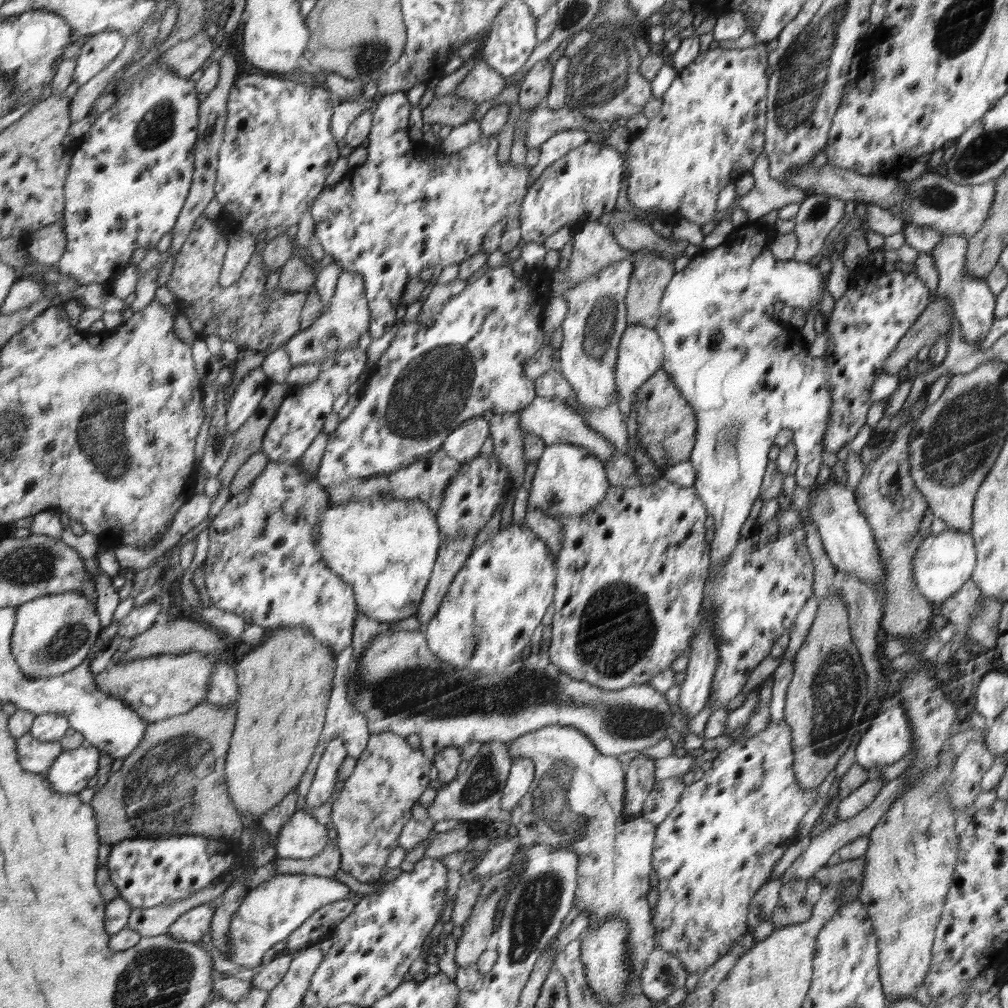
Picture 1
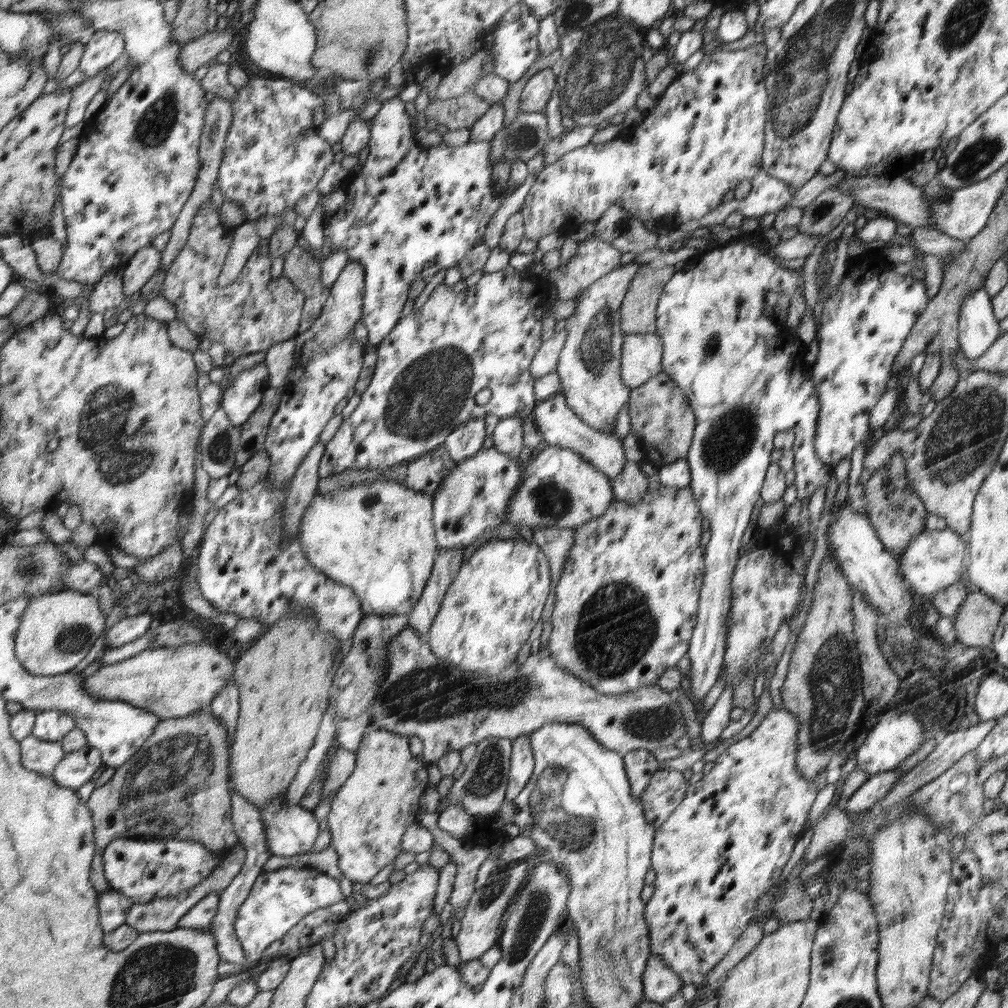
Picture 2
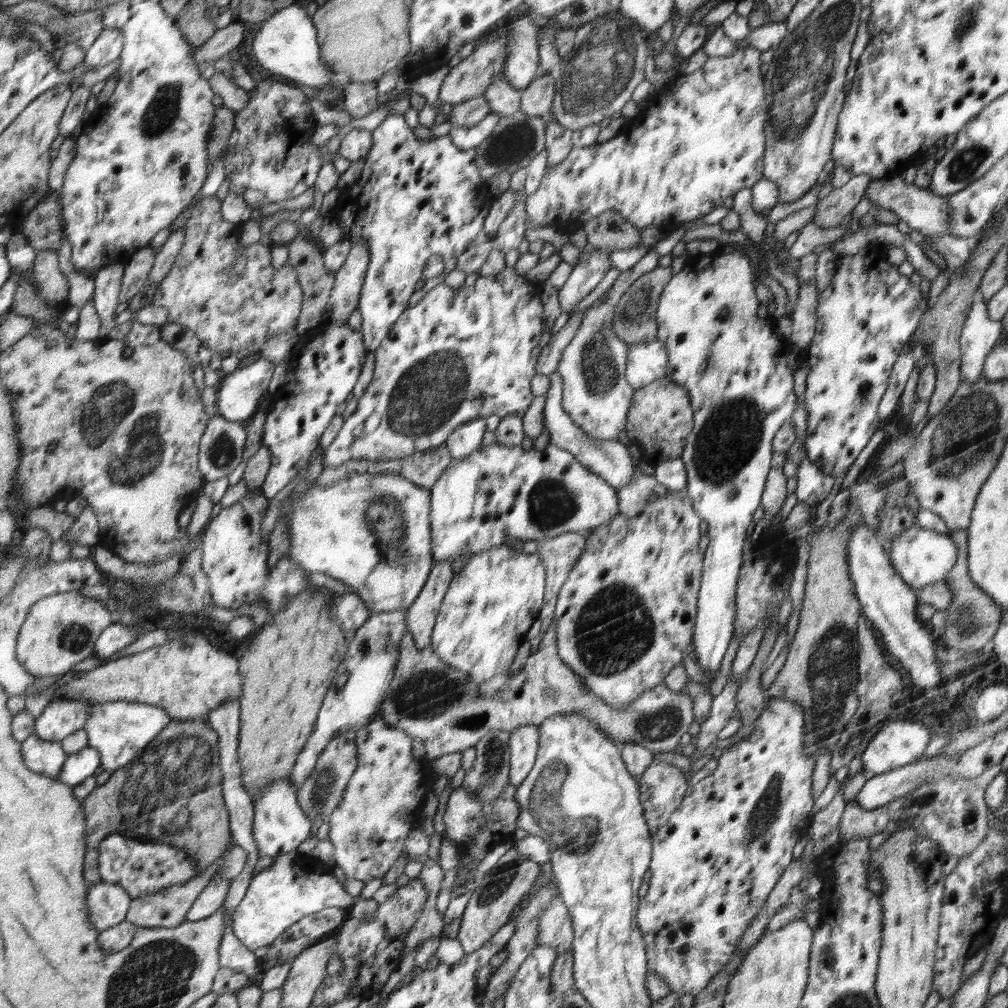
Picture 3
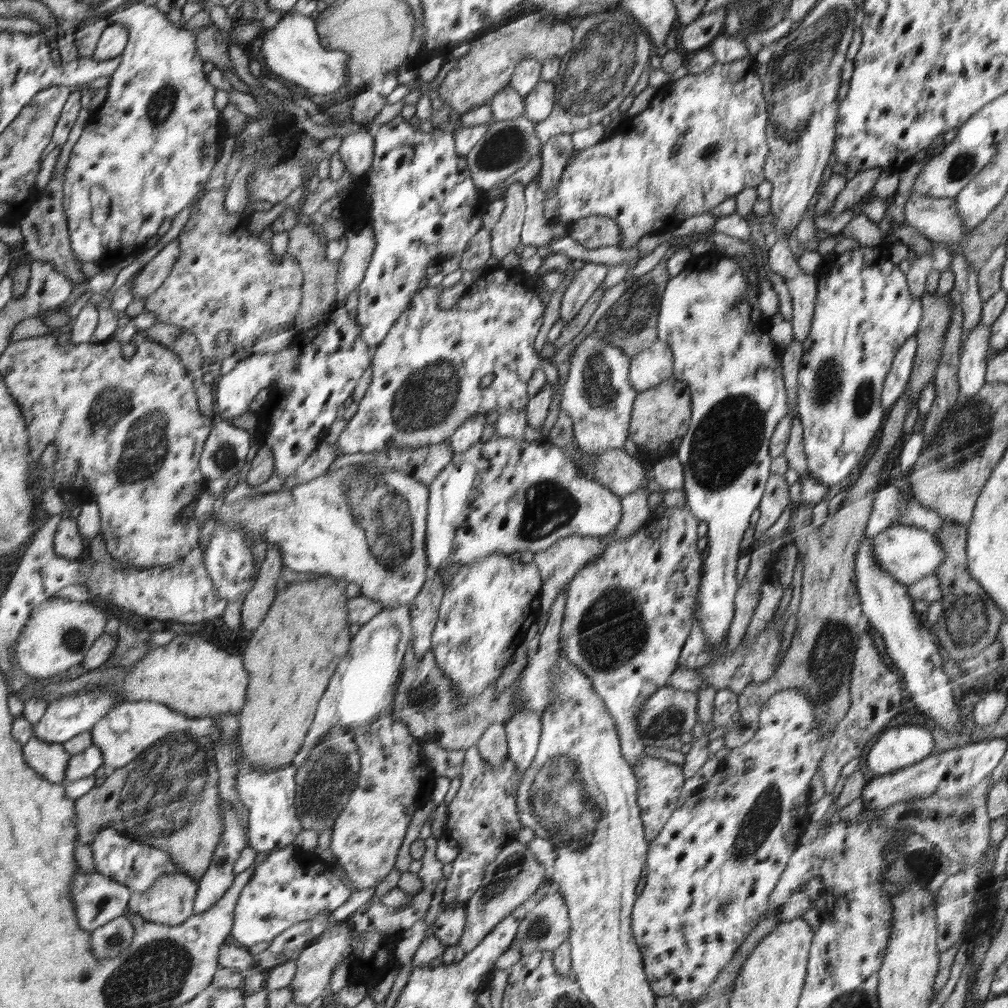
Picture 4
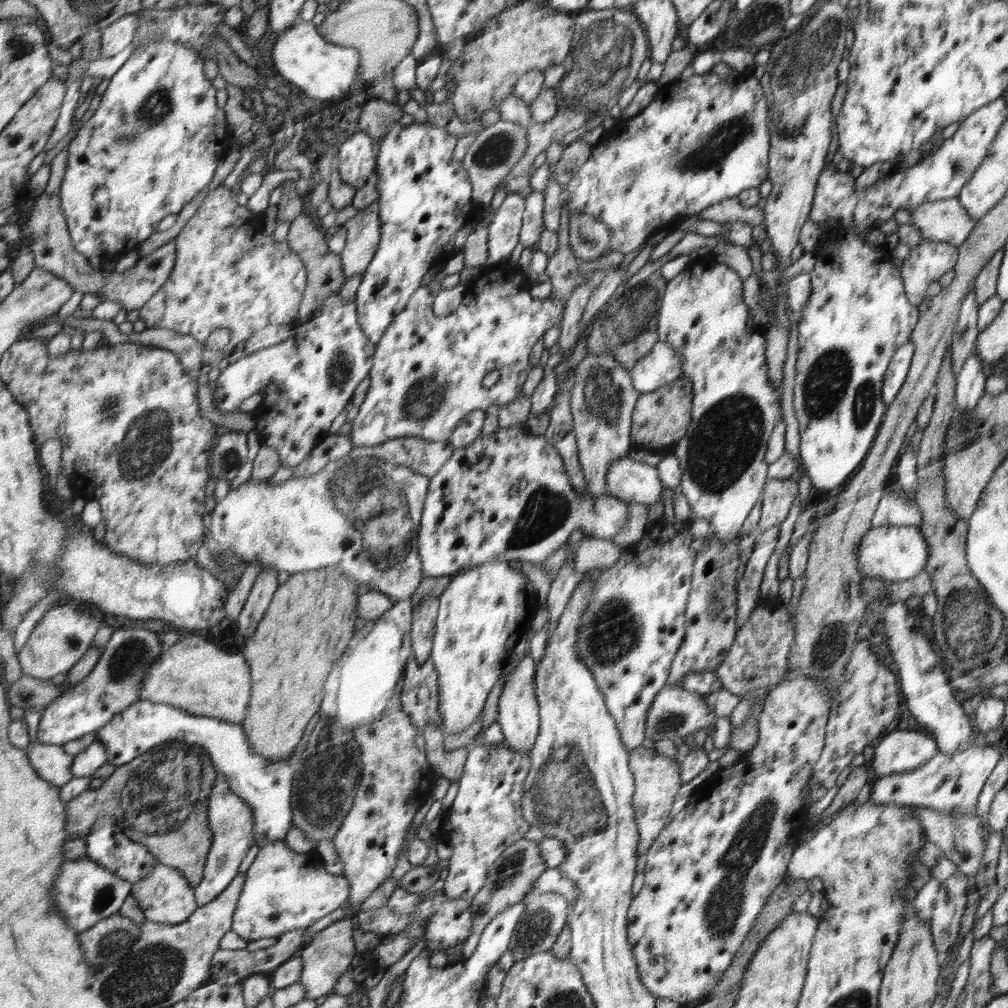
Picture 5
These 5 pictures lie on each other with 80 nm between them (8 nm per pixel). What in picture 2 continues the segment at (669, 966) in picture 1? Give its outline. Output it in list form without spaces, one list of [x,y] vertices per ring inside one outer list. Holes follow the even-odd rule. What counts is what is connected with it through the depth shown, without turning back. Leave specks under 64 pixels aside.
[[[658,955],[649,957],[644,974],[644,997],[655,1003],[665,1003],[681,990],[678,975]]]

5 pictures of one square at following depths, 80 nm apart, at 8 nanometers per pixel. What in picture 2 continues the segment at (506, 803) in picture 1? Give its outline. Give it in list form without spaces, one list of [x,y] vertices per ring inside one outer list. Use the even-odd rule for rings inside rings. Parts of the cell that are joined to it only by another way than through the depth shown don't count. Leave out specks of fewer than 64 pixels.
[[[529,735],[517,736],[511,743],[509,781],[505,792],[505,800],[511,803],[529,783],[533,776],[533,768],[536,766]]]

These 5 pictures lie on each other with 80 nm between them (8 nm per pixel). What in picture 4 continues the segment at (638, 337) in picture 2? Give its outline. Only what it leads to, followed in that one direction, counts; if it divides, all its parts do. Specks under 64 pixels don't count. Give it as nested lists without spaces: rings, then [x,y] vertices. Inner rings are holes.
[[[659,341],[631,358],[629,380],[639,394],[673,377],[673,351]]]

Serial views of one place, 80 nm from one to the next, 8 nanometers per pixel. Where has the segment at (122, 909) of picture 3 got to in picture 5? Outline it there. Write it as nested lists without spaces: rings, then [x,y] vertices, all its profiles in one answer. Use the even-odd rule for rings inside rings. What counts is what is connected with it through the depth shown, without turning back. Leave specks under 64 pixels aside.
[[[79,858],[68,861],[62,867],[62,876],[58,876],[58,884],[54,886],[53,900],[65,913],[70,927],[78,929],[78,932],[89,931],[97,926],[101,920],[109,919],[112,915],[120,914],[120,908],[133,894],[134,886],[122,875],[110,872],[109,868],[98,861],[88,858]]]

